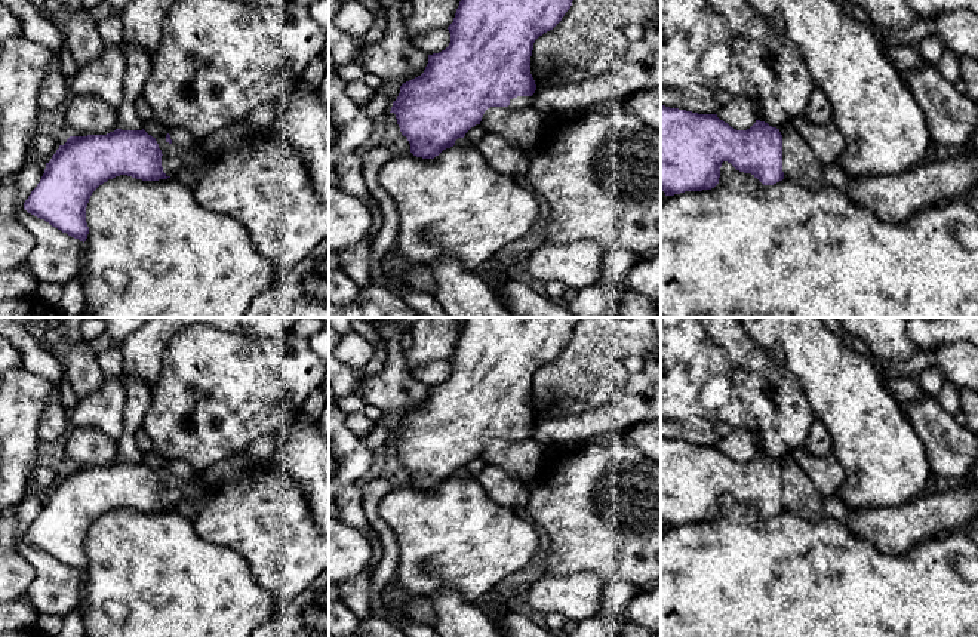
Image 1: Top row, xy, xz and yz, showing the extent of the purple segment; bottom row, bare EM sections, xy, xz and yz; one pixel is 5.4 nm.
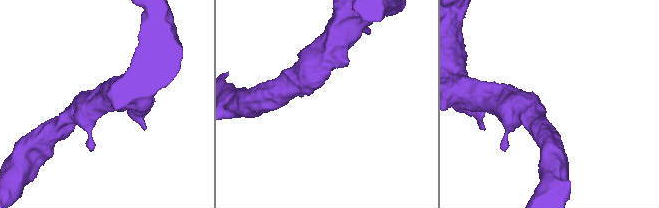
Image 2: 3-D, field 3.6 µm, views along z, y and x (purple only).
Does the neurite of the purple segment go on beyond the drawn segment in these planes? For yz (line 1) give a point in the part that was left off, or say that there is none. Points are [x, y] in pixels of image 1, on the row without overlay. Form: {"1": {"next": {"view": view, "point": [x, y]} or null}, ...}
{"1": {"next": null}}

